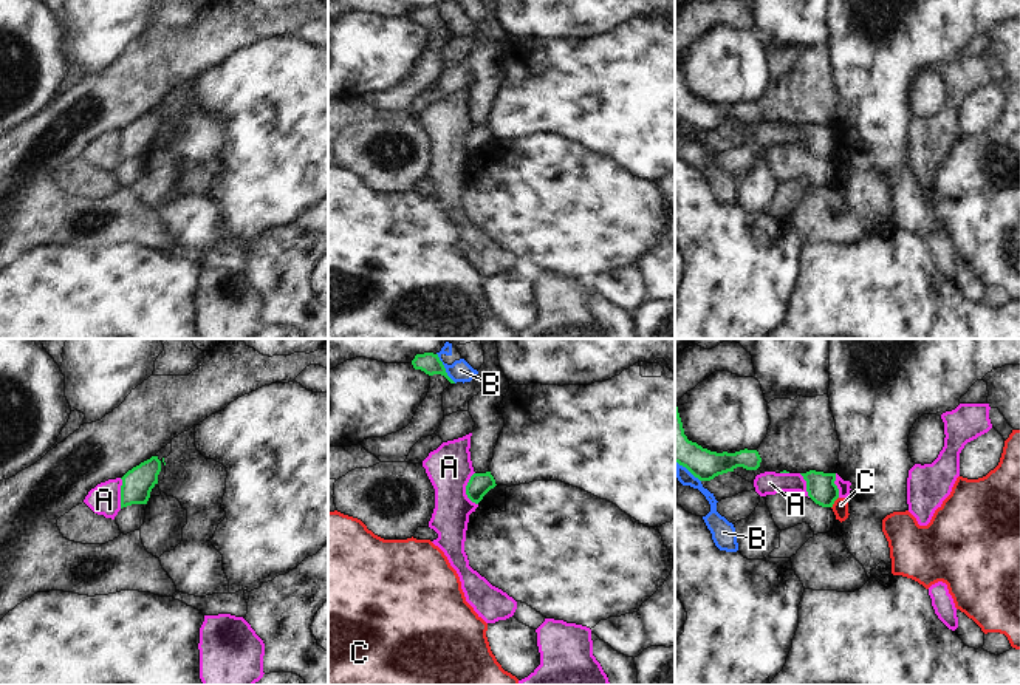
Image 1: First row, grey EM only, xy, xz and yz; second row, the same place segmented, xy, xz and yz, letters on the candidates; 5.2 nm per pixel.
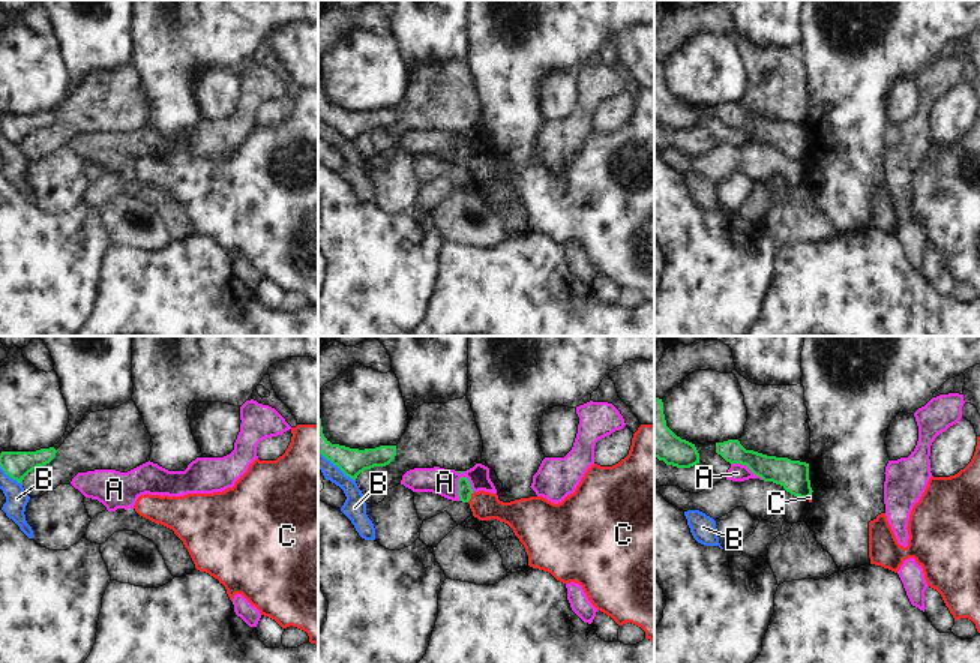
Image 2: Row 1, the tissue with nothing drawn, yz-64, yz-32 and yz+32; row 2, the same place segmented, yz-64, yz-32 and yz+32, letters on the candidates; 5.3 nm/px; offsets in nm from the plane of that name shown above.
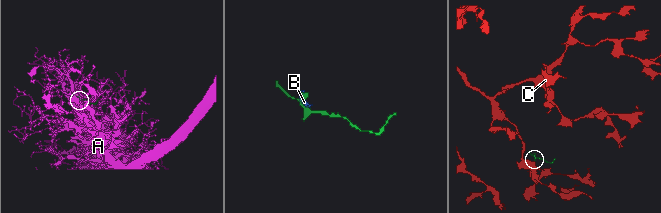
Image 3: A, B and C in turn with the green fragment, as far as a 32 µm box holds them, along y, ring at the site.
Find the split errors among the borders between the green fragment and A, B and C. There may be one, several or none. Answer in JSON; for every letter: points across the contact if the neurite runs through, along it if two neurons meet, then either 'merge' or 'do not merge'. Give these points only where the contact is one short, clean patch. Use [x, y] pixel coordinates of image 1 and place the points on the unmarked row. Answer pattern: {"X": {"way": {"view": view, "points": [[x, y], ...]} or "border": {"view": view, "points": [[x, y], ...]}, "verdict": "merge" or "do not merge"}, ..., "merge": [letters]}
{"A": {"verdict": "do not merge"}, "B": {"verdict": "do not merge"}, "C": {"border": {"view": "yz", "points": [[838, 150], [831, 161]]}, "verdict": "do not merge"}, "merge": []}

